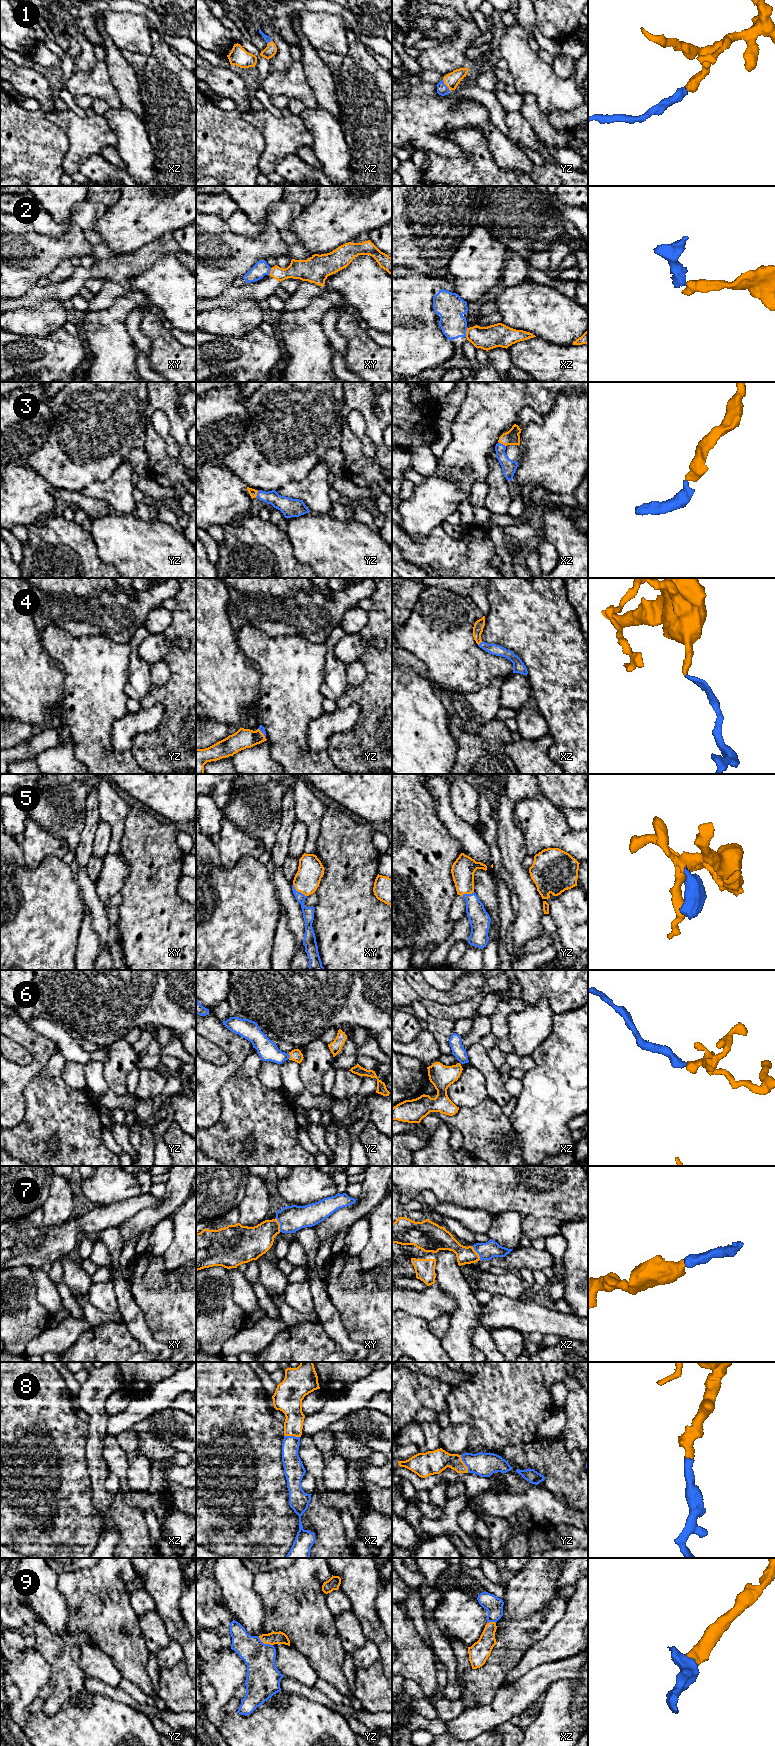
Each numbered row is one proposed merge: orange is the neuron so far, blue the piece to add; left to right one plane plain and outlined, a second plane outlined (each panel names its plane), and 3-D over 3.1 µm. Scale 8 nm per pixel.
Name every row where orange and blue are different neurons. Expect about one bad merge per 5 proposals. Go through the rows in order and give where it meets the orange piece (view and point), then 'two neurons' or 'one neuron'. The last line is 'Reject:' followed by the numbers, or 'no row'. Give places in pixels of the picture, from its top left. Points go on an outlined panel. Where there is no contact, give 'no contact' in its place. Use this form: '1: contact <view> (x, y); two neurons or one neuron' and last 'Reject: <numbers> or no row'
1: contact yz (445, 84); one neuron
2: contact xz (466, 332); two neurons
3: contact xz (502, 443); one neuron
4: contact xz (480, 642); one neuron
5: contact xy (299, 891); one neuron
6: contact yz (290, 1056); one neuron
7: contact xy (279, 1225); one neuron
8: contact yz (464, 1464); one neuron
9: contact yz (265, 1643); one neuron
Reject: 2

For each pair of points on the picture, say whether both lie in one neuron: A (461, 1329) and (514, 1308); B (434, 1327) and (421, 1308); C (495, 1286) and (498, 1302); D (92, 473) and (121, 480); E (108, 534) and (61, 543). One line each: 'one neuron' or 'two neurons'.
A: two neurons
B: two neurons
C: two neurons
D: two neurons
E: two neurons

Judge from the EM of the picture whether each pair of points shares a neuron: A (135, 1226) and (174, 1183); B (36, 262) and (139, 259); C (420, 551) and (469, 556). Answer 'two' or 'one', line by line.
A: one
B: two
C: one

